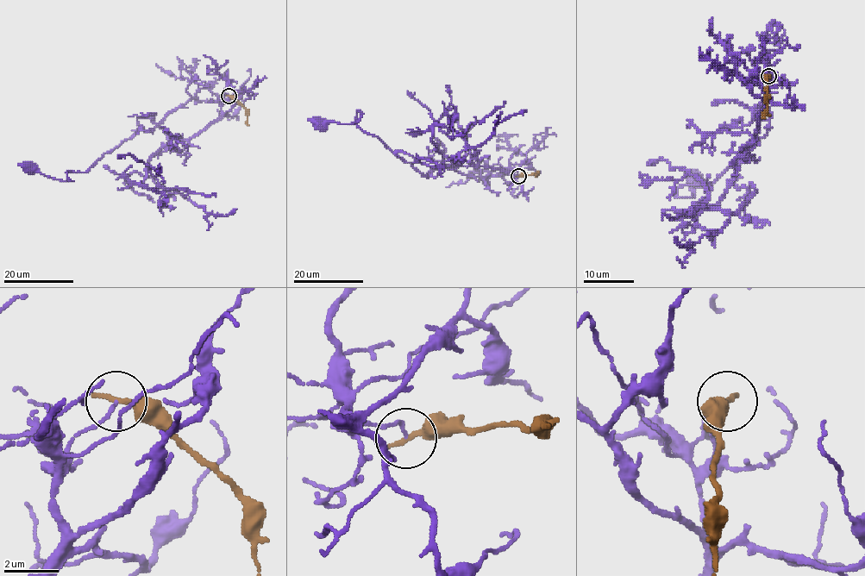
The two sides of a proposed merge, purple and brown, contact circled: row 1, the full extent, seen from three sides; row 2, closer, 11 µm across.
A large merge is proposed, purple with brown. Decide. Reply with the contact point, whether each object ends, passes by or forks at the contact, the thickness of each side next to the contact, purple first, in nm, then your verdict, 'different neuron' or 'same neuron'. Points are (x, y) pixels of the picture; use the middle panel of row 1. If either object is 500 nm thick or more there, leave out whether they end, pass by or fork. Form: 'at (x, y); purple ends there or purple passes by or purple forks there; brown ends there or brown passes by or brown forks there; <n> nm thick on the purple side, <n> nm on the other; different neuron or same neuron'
at (518, 176); purple ends there; brown ends there; 120 nm thick on the purple side, 320 nm on the other; different neuron

